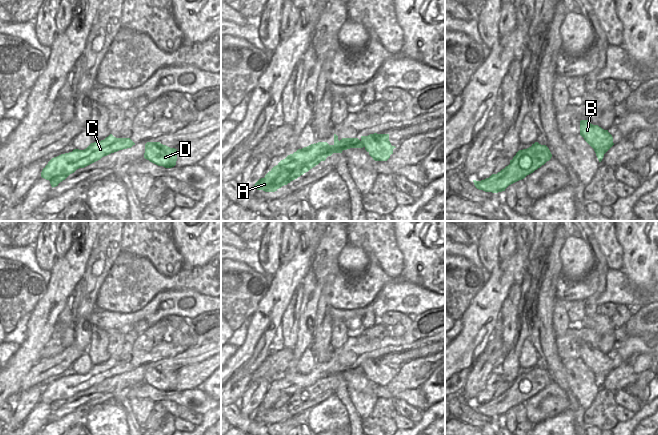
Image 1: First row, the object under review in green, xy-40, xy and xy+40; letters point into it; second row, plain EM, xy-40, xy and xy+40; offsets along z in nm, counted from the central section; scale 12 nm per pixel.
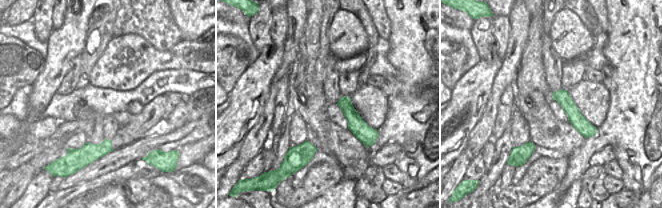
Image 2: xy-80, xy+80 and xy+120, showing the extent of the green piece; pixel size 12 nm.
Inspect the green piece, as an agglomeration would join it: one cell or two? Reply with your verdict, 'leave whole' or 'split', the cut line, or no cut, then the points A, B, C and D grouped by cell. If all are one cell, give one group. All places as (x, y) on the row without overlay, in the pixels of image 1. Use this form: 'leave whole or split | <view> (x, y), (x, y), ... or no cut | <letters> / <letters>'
split | xy (360, 365), (364, 370) | A C / B D

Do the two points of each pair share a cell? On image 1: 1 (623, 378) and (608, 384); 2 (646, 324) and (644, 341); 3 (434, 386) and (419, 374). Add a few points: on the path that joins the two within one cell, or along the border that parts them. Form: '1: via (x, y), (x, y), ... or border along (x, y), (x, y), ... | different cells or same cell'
1: via (619, 378), (612, 382) | same cell
2: border along (647, 333), (641, 336), (627, 335) | different cells
3: border along (433, 358), (432, 372), (421, 390) | different cells

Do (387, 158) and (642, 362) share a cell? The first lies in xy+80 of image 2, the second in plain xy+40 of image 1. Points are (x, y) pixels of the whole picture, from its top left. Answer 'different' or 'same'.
same

